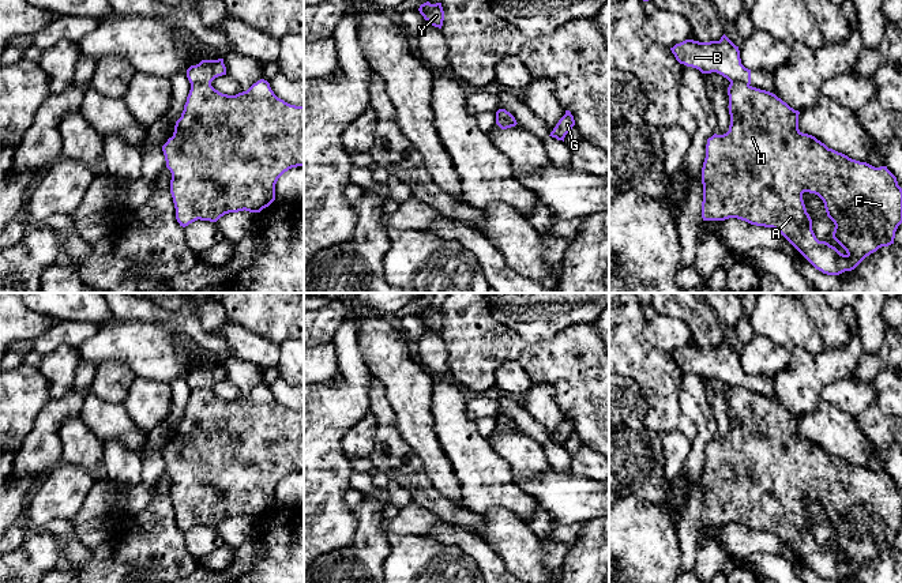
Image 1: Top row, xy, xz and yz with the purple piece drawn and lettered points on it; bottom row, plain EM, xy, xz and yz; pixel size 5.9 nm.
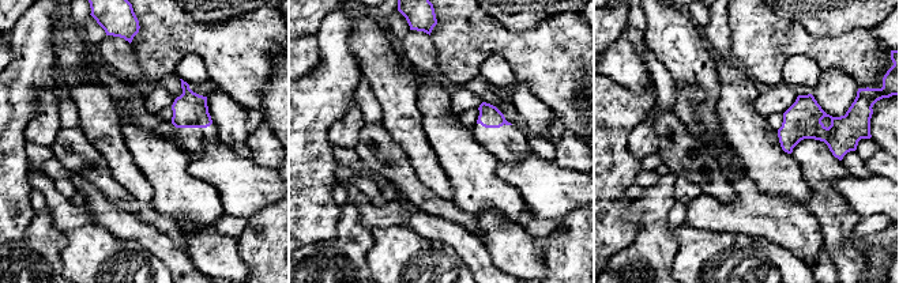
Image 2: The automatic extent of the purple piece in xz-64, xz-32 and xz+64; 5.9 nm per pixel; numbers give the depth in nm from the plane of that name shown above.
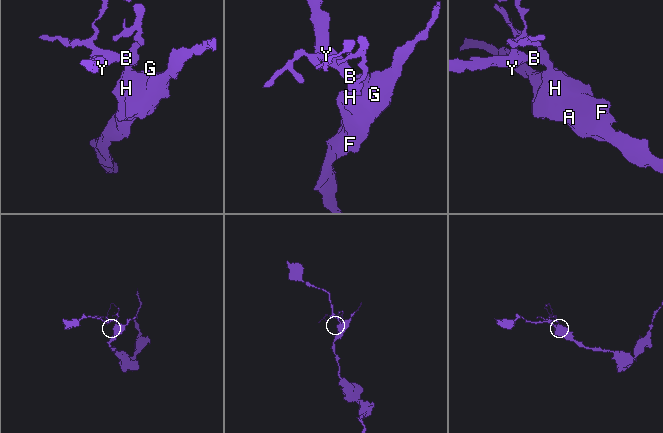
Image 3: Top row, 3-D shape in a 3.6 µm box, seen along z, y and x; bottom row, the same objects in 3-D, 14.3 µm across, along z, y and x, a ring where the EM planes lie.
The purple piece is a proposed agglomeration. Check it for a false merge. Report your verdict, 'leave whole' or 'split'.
split

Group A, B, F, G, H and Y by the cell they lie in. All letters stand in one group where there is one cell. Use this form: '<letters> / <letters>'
A F G H / B Y

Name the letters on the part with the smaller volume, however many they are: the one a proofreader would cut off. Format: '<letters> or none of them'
B, Y

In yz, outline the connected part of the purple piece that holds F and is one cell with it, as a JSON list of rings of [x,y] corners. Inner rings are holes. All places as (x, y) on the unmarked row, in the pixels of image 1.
[[[732,387],[728,392],[728,400],[729,436],[724,440],[714,439],[706,450],[706,463],[702,473],[703,526],[737,523],[751,530],[773,533],[816,575],[827,580],[852,576],[879,553],[894,549],[895,537],[902,529],[902,493],[887,471],[875,473],[867,467],[852,464],[828,454],[815,441],[803,439],[798,435],[800,417],[770,396]],[[804,497],[815,499],[823,505],[827,522],[835,530],[833,543],[846,556],[845,560],[828,548],[816,543],[812,524],[803,505]]]

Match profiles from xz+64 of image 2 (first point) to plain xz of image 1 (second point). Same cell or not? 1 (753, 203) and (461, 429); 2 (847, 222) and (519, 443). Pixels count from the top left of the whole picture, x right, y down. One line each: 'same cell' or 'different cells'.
1: different cells
2: same cell

